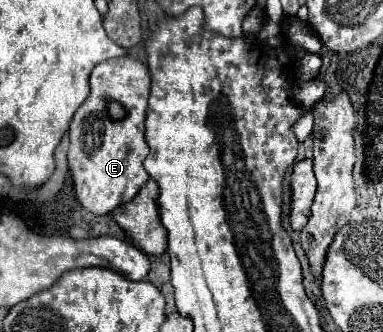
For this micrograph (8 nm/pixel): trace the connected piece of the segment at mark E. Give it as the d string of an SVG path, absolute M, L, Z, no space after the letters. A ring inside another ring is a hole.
M131 55L107 59L91 73L91 93L71 121L67 159L75 197L95 215L111 213L117 205L127 203L149 179L143 169L143 159L149 155L149 147L143 139L149 91L151 77L147 65ZM113 103L119 105L117 113L109 111Z

